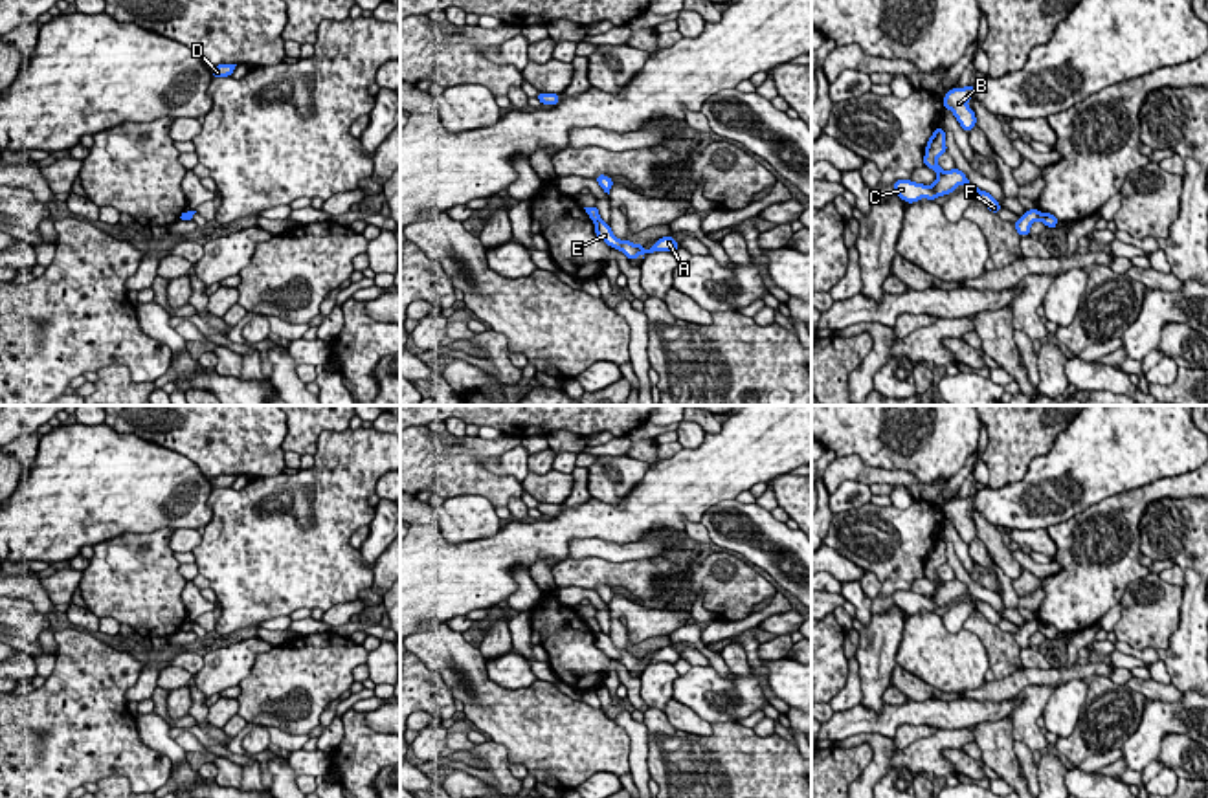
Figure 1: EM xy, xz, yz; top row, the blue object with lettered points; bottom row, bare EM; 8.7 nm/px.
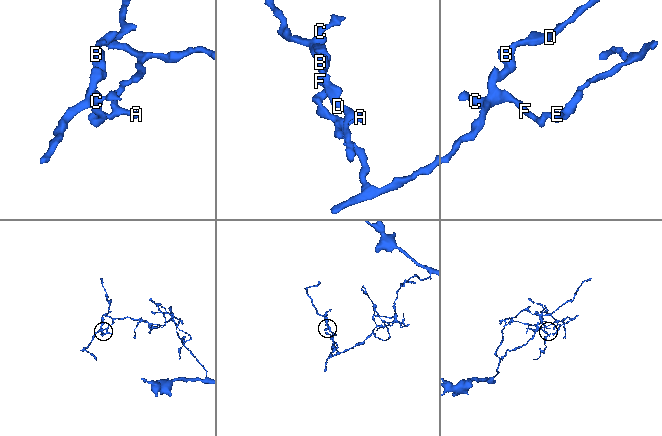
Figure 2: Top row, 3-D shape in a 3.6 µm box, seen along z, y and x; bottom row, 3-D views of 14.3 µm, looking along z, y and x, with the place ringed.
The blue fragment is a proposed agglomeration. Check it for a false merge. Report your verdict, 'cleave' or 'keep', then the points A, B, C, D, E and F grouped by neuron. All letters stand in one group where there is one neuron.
cleave; A E / B C D F

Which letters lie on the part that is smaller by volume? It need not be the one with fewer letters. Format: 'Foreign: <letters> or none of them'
Foreign: B, C, D, F

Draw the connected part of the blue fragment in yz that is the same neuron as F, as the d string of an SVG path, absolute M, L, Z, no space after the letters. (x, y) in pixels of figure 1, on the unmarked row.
M936 538L933 547L929 549L927 552L927 558L925 558L925 567L923 567L923 576L936 582L938 587L934 591L933 596L923 596L923 594L916 594L916 593L911 593L911 591L896 591L892 594L892 600L894 604L905 611L907 615L914 615L918 613L920 609L927 609L927 611L936 611L938 607L944 607L944 605L951 605L953 602L956 602L958 596L966 594L968 598L975 600L977 602L977 611L980 611L991 624L999 626L1001 622L1001 615L986 602L979 600L979 598L973 598L968 591L968 587L960 582L960 580L951 580L951 582L944 582L940 576L938 576L938 567L947 563L947 556L945 556L945 541L942 538Z

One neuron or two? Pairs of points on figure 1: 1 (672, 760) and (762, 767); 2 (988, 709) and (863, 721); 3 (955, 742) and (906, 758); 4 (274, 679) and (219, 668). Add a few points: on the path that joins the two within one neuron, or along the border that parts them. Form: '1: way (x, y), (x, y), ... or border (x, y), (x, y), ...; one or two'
1: way (694, 767), (740, 767); one
2: way (957, 714), (894, 716); one
3: way (942, 742), (924, 756), (918, 756); one
4: border (272, 646), (256, 657), (252, 670), (237, 685); two

